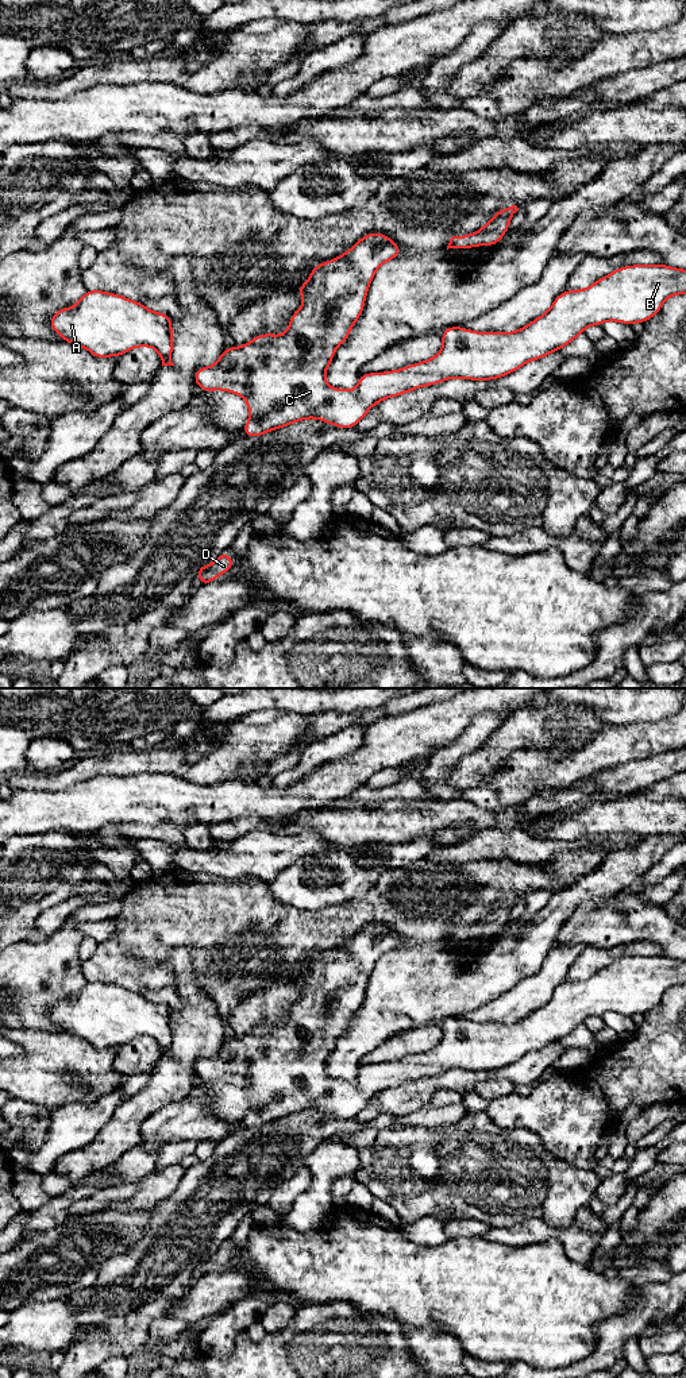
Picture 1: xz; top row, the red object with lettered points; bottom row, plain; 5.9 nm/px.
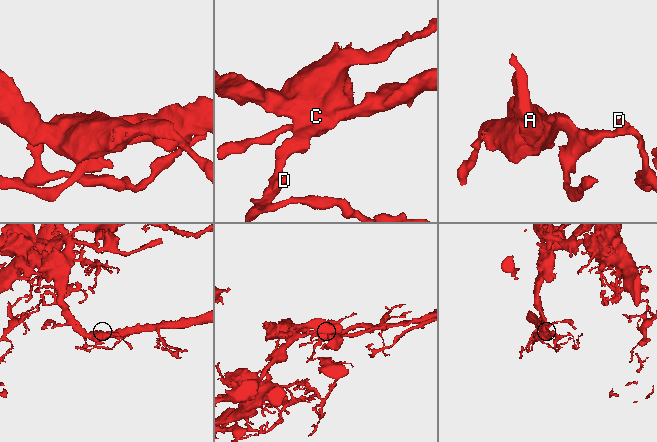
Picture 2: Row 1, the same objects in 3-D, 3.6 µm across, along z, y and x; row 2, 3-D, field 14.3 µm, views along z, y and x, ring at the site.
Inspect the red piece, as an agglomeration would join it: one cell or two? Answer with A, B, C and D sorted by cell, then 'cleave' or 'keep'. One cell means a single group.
A B C D | keep

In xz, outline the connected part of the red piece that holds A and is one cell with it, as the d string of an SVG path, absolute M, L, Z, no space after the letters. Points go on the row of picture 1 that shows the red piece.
M101 290L85 292L73 308L57 310L50 327L62 336L63 341L86 348L96 358L120 356L136 347L153 347L157 350L162 366L174 366L170 359L174 347L170 316L150 310L142 302L120 294Z

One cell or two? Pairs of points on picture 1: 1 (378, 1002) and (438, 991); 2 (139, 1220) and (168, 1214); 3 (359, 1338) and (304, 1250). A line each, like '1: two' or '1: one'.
1: one
2: two
3: two

